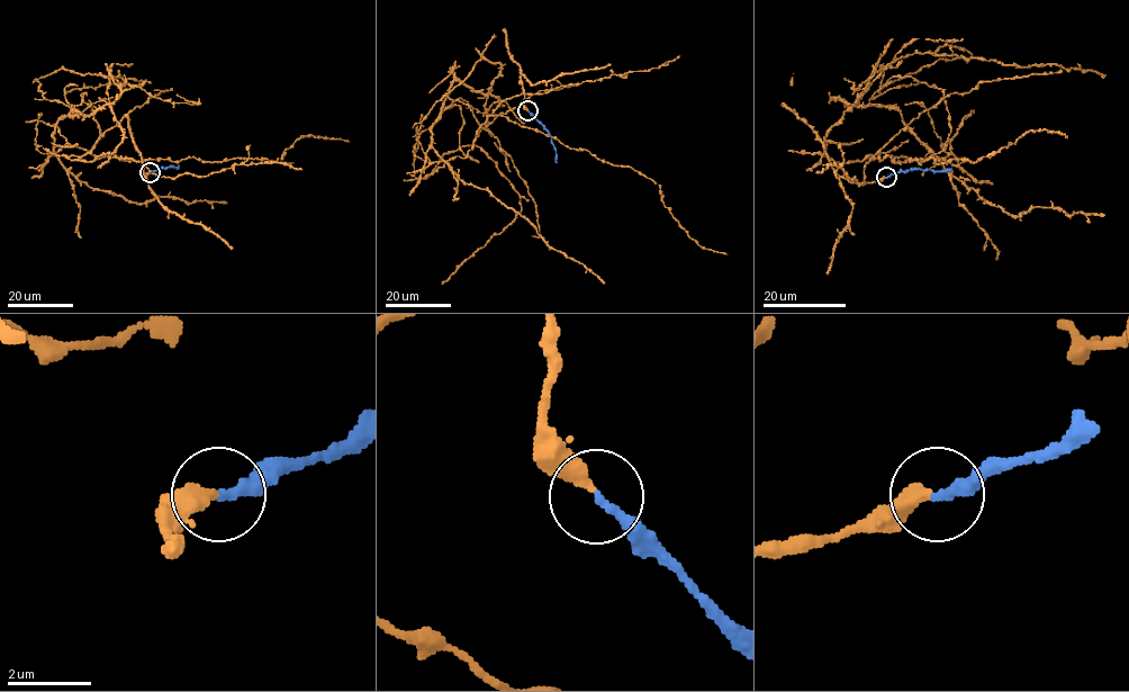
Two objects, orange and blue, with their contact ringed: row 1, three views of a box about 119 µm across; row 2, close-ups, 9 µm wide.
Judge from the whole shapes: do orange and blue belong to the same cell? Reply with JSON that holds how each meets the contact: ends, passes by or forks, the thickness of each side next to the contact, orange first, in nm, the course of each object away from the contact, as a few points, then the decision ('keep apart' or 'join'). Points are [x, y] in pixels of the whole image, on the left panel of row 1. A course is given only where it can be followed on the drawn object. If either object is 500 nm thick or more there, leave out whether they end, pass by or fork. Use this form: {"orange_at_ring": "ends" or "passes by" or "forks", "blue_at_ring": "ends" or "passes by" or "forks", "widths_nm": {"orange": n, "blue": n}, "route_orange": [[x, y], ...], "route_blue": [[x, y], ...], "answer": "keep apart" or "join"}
{"orange_at_ring": "ends", "blue_at_ring": "ends", "widths_nm": {"orange": 360, "blue": 240}, "route_orange": [[151, 172], [68, 144], [48, 158], [53, 131], [109, 105], [123, 132], [109, 155], [69, 158], [172, 89]], "route_blue": [[151, 172], [179, 165]], "answer": "join"}

